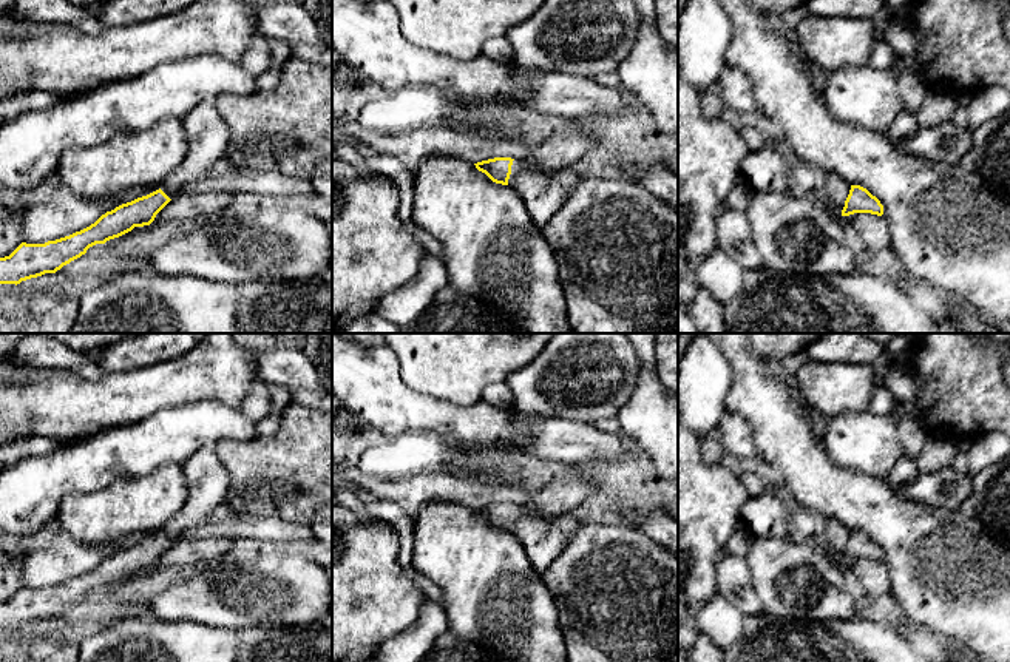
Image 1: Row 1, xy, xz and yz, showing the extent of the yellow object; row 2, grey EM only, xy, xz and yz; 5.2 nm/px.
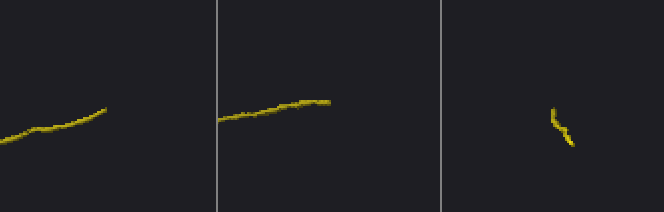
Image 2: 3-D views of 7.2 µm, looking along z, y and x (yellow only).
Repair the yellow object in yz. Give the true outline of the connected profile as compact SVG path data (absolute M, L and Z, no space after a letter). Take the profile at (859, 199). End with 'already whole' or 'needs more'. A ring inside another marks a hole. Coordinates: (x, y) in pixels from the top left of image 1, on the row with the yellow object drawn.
M851 185L849 194L845 201L845 207L842 210L842 216L849 216L854 213L871 213L882 216L883 205L866 188L860 185Z; already whole

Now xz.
M494 157L474 164L493 182L508 185L522 198L534 225L542 230L567 202L567 193L554 174L542 174L511 157Z; needs more

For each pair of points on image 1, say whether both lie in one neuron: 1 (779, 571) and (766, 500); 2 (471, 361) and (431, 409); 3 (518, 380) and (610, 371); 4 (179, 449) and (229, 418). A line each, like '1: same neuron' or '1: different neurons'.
1: different neurons
2: different neurons
3: same neuron
4: same neuron

